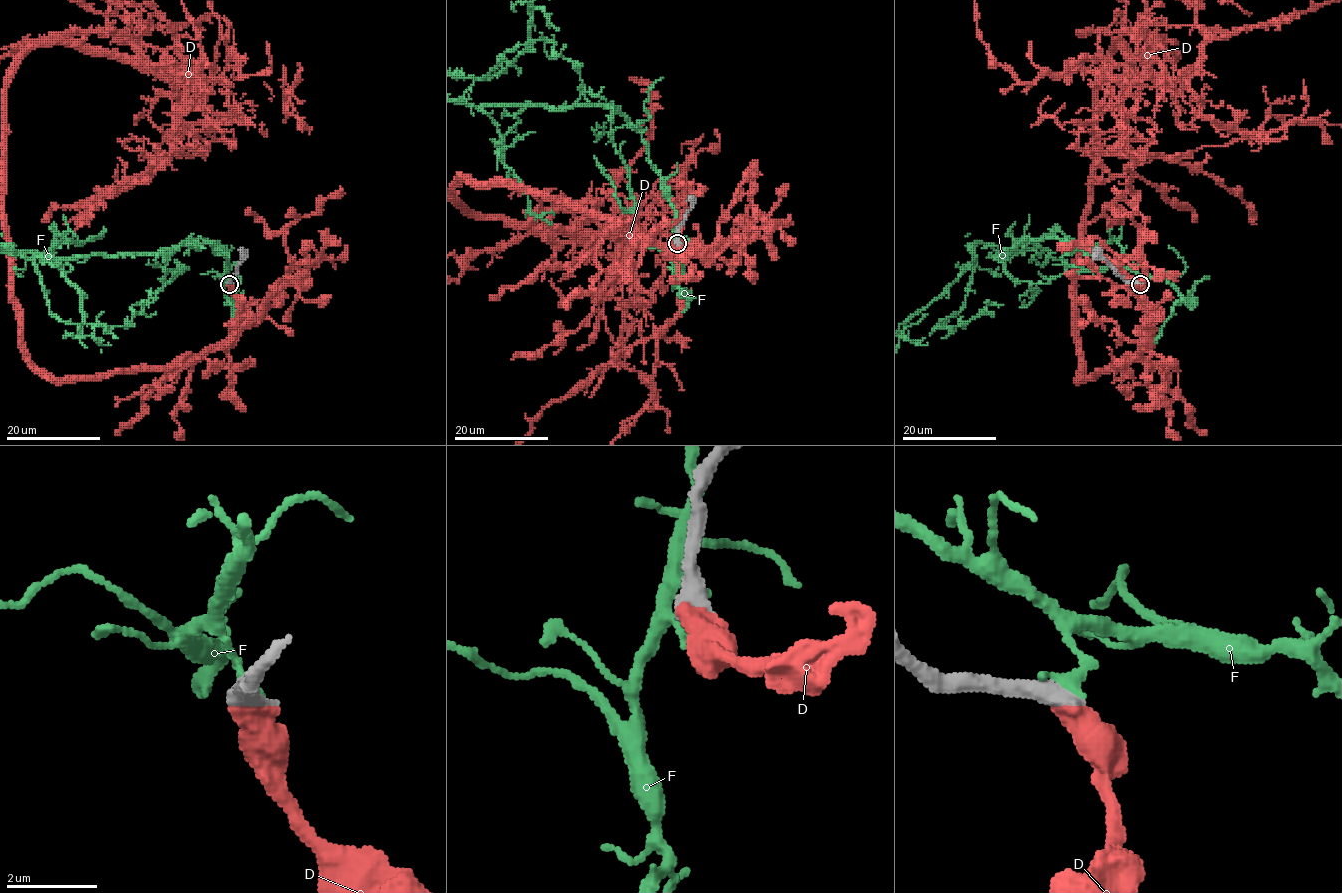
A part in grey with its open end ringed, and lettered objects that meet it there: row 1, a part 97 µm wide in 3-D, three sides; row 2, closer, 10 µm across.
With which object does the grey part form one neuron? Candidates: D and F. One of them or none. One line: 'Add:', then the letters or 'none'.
Add: D

